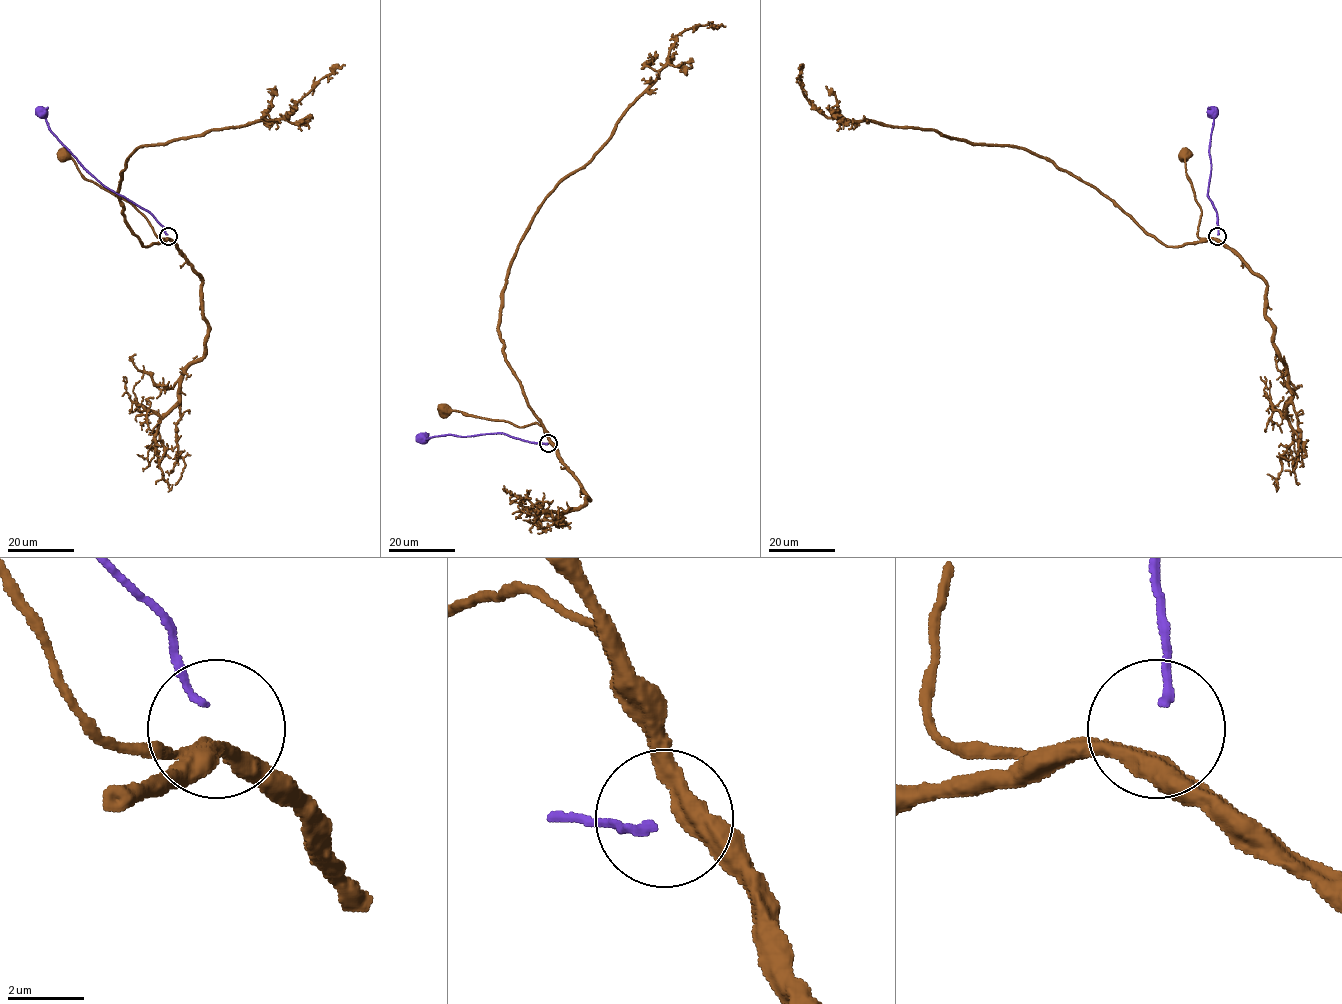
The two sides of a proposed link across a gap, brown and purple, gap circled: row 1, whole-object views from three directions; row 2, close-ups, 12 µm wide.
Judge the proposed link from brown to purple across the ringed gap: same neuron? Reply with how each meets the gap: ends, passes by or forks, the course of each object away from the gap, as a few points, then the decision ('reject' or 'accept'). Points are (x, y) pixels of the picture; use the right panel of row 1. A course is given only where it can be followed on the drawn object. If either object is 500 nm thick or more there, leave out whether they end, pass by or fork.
brown passes by; purple ends; course brown (1217, 238), (1198, 236), (1201, 208), (1186, 173), (1183, 156); course purple (1218, 234), (1217, 212), (1208, 197), (1209, 144), (1215, 113), (1213, 111); reject

